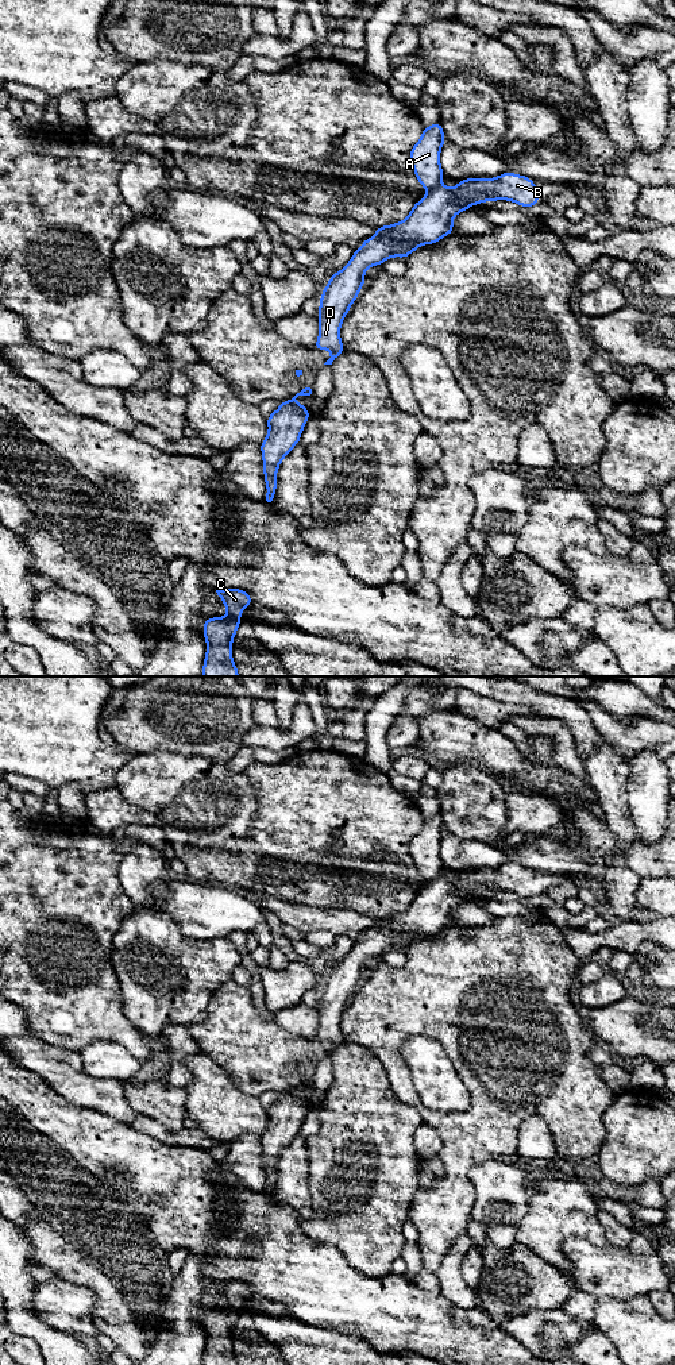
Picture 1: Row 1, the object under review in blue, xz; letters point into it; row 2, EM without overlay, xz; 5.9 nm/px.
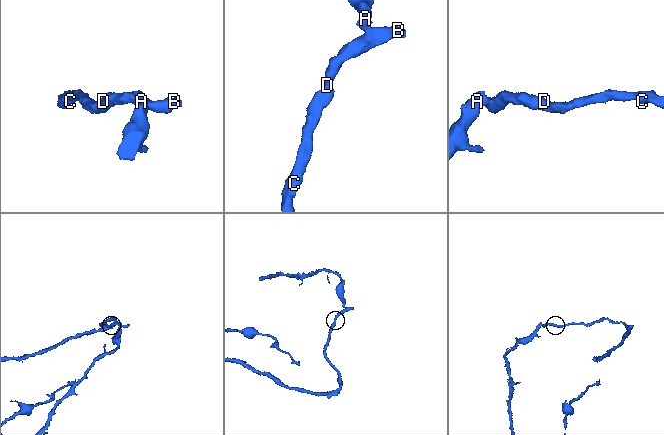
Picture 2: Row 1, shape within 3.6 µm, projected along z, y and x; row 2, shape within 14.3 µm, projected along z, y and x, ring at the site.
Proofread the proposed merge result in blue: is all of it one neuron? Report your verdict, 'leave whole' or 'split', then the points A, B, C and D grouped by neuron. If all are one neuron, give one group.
split; groups A / B C D

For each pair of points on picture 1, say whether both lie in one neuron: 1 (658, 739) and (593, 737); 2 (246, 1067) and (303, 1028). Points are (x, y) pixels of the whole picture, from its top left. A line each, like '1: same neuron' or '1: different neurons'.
1: different neurons
2: different neurons

